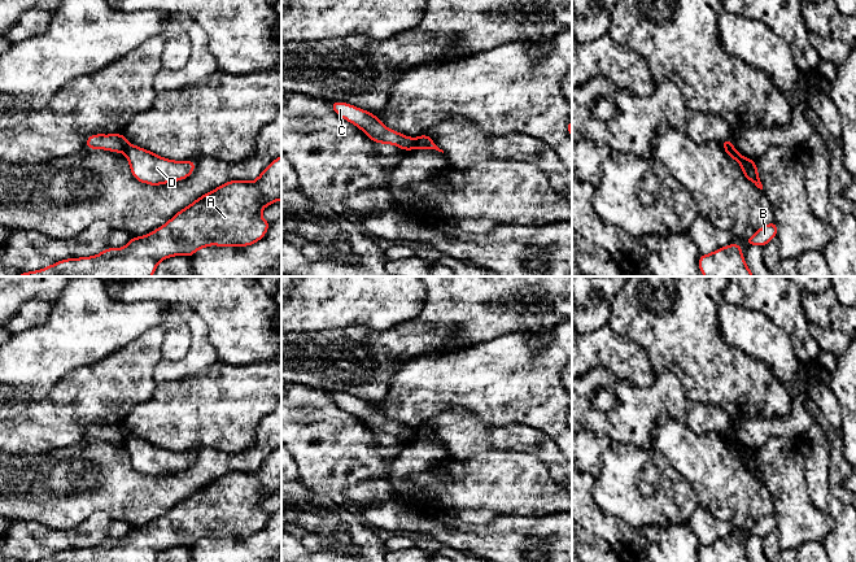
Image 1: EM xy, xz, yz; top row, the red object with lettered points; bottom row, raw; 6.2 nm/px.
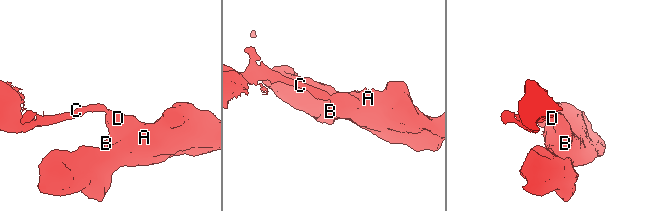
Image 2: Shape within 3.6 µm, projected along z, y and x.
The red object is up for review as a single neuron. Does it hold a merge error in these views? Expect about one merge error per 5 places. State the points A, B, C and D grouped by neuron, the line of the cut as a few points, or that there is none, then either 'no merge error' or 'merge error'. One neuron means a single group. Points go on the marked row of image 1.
A B D / C | xz (416, 139), (414, 147) | merge error

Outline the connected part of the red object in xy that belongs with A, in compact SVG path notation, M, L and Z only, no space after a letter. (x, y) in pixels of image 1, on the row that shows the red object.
M281 156L276 157L254 182L230 180L219 186L179 210L162 227L140 238L132 236L123 248L108 247L97 256L62 260L42 270L19 273L18 276L152 276L158 263L172 256L192 257L196 250L209 245L248 247L259 241L271 223L261 217L261 210L279 200L281 200Z

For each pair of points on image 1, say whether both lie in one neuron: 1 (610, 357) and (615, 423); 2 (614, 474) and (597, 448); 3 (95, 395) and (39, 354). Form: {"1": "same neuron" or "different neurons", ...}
{"1": "different neurons", "2": "different neurons", "3": "different neurons"}

